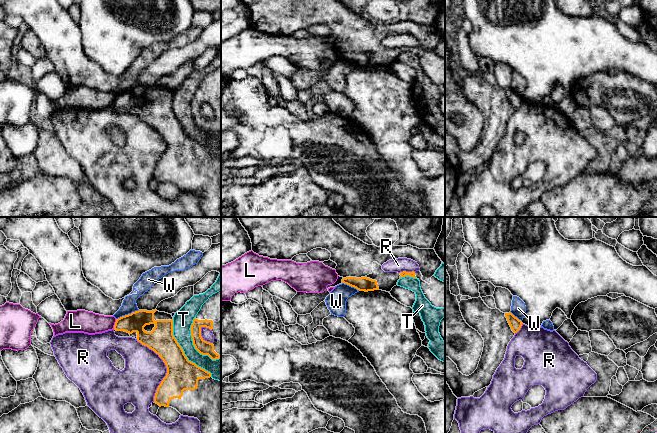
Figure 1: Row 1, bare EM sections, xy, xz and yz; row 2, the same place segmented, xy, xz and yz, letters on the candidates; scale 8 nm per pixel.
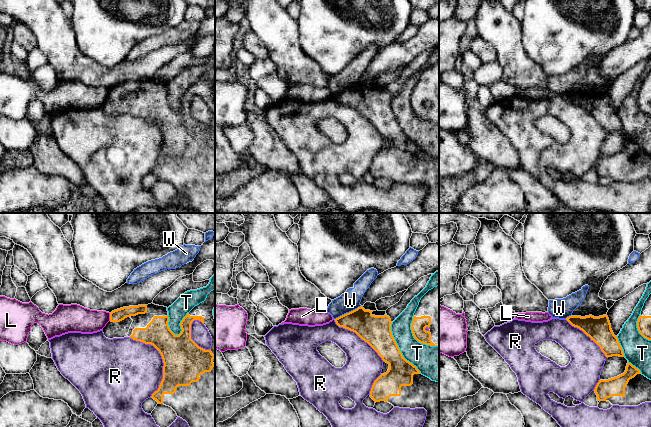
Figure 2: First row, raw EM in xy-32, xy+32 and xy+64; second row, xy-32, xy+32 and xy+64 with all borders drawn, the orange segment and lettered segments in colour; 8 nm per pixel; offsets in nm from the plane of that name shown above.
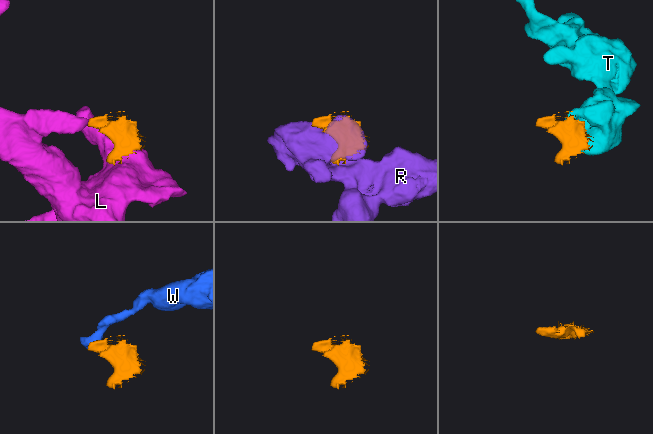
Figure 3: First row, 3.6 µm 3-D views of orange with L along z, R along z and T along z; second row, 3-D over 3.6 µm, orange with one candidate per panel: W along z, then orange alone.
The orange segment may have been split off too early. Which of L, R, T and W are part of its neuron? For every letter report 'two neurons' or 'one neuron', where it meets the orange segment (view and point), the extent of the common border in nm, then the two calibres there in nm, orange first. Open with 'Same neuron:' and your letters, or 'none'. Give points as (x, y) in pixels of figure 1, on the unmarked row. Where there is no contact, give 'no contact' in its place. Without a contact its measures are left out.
Same neuron: none
L: two neurons | xy (115, 100) | 80 nm | 160/180 nm
R: two neurons | xy (166, 143) | 500 nm | 260/320 nm
T: two neurons | xy (183, 128) | 550 nm | 260/160 nm
W: two neurons | xy (128, 90) | 200 nm | 160/120 nm

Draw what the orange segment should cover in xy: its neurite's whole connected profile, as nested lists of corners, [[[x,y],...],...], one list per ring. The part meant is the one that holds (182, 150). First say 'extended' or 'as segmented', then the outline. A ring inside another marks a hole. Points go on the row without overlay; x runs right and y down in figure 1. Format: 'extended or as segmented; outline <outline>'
extended; outline [[[138,86],[116,95],[114,108],[118,113],[135,114],[142,121],[158,130],[165,139],[167,149],[156,166],[154,179],[160,183],[172,183],[183,192],[197,194],[200,197],[200,208],[205,217],[221,217],[221,157],[213,155],[210,148],[188,136],[173,111],[172,91],[157,86]]]

